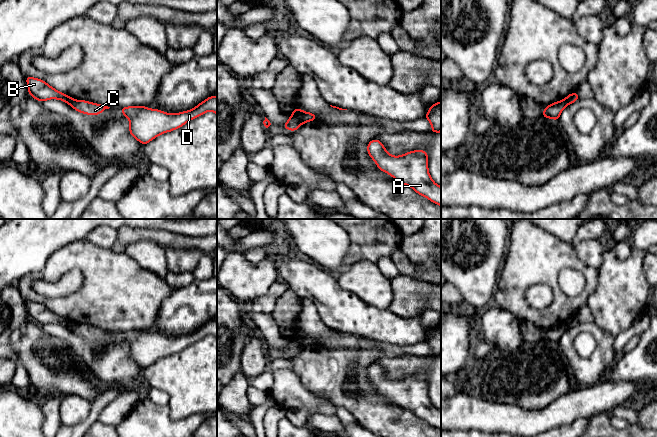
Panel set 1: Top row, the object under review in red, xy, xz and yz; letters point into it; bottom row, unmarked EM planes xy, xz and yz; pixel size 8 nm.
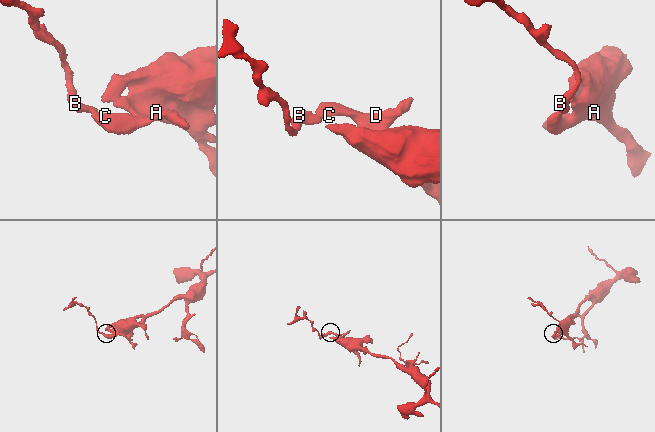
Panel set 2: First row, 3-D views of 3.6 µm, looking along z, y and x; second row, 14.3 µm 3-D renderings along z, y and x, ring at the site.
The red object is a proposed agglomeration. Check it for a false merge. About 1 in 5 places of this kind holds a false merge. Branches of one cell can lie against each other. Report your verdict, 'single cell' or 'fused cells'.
fused cells

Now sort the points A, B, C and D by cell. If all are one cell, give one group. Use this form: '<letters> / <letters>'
A C D / B

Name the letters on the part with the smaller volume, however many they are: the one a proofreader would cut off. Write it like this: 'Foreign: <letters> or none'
Foreign: B

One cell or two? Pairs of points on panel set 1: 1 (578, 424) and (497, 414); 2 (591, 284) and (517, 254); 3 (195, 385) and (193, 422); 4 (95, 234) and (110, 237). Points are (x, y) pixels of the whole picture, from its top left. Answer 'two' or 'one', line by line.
1: two
2: one
3: two
4: one

